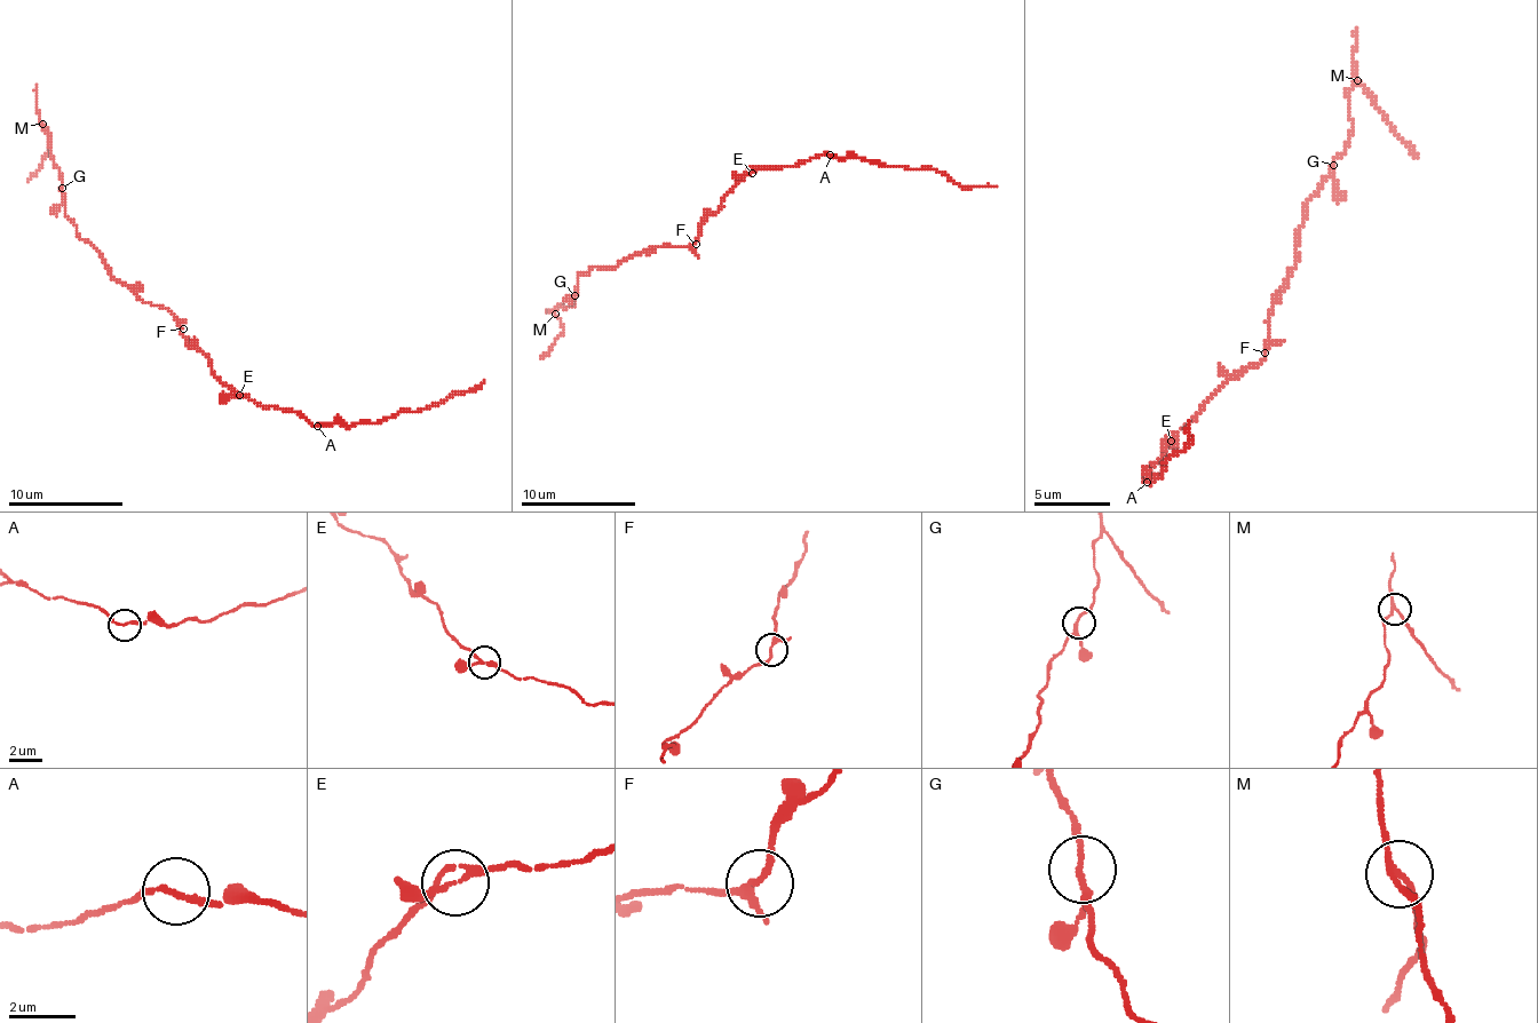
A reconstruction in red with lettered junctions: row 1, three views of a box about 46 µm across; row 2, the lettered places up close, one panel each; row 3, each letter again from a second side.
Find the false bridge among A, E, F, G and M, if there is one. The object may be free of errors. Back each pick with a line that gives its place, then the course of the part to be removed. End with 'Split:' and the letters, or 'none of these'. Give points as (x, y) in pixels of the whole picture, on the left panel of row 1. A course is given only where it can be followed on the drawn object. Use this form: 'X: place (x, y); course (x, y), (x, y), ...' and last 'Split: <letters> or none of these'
M: place (42, 124); course (42, 125), (50, 148), (28, 182)
Split: M

